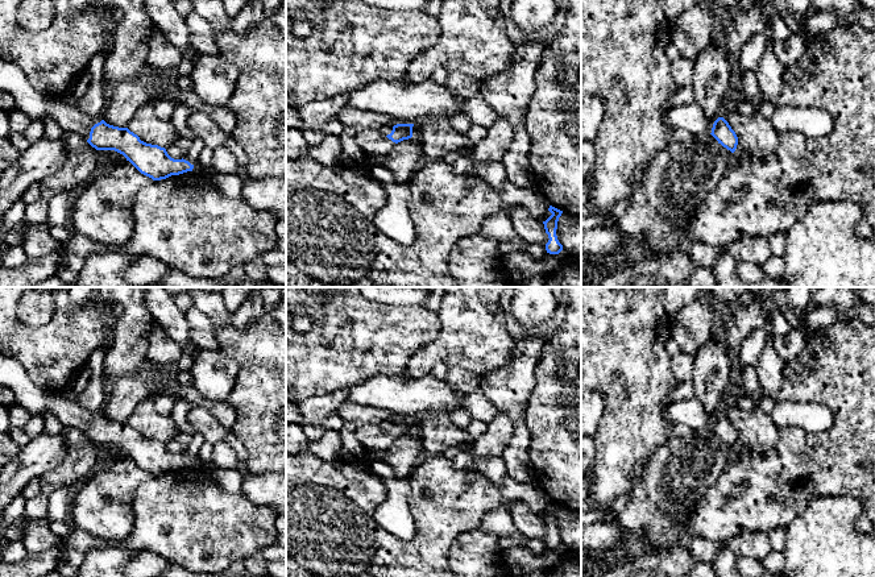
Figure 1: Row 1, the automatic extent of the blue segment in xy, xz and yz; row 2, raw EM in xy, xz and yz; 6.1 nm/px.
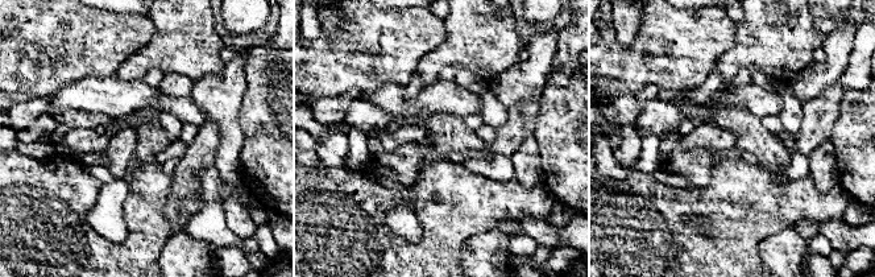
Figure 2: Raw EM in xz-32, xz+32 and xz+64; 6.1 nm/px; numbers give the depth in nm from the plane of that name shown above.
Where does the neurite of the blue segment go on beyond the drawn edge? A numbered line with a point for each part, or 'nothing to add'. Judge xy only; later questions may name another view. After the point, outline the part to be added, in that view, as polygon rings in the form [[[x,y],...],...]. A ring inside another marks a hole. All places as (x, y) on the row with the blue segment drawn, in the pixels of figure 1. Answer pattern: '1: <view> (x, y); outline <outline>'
1: xy (37, 106); outline [[[0,59],[0,91],[11,94],[16,109],[30,119],[57,121],[65,133],[74,132],[84,140],[90,138],[91,128],[103,120],[101,115],[88,116],[63,99],[54,99],[36,91],[17,65],[3,59]]]

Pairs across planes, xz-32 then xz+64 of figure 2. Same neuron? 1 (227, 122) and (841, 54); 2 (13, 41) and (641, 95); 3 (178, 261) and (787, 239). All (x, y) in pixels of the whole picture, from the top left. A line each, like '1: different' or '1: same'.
1: same
2: different
3: same

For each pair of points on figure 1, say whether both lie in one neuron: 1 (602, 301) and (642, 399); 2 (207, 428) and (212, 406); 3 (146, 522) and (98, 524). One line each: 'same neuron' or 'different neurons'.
1: same neuron
2: different neurons
3: different neurons

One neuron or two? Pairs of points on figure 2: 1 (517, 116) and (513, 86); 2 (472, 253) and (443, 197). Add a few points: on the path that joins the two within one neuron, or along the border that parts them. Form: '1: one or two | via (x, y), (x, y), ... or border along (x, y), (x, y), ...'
1: two | border along (540, 90), (531, 99), (513, 106), (508, 111)
2: two | border along (492, 228), (472, 235), (464, 243), (460, 263)

